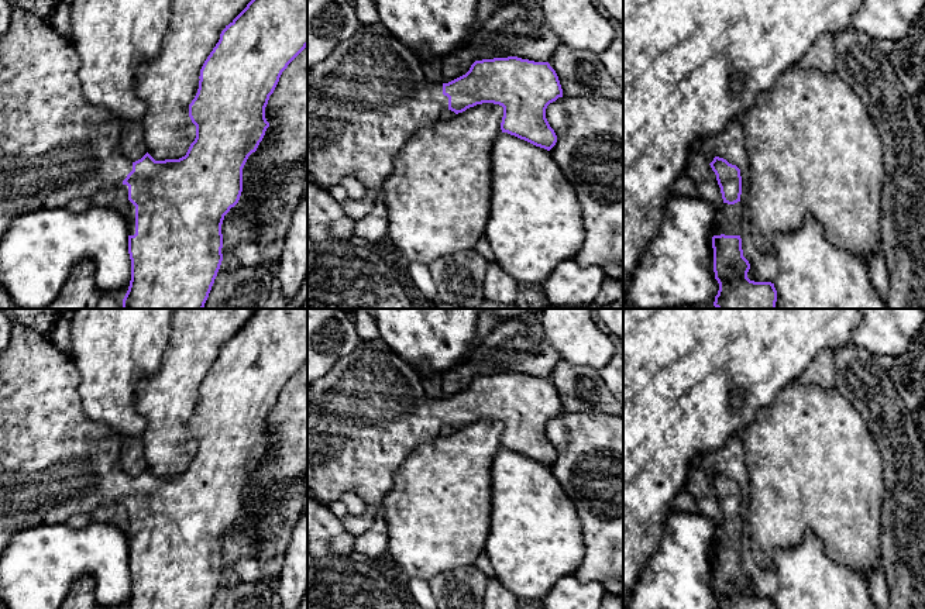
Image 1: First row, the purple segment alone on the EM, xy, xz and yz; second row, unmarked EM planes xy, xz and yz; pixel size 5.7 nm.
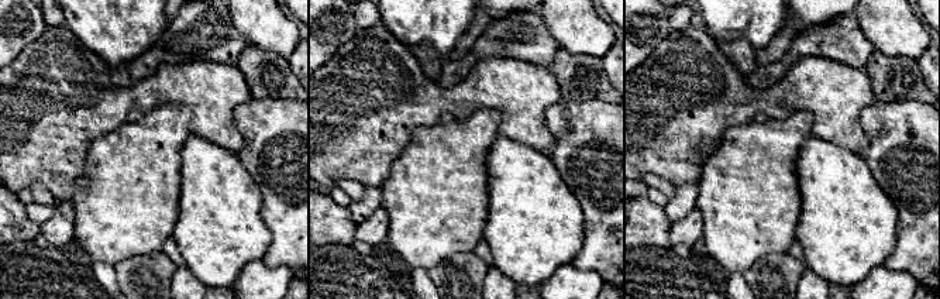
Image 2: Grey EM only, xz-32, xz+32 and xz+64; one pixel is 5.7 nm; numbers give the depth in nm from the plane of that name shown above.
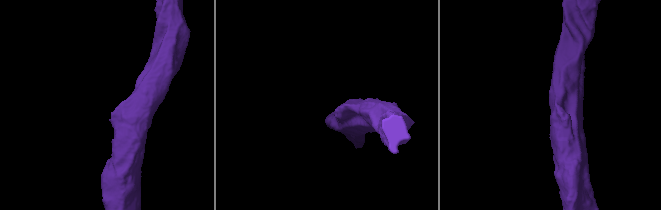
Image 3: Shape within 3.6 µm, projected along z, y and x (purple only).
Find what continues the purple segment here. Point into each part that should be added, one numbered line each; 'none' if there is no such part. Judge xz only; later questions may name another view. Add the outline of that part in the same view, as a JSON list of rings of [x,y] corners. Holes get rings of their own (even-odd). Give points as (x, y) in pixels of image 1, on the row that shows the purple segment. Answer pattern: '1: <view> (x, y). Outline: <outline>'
1: xz (365, 100). Outline: [[[381,21],[361,24],[354,35],[340,42],[323,62],[307,73],[307,178],[324,189],[340,185],[344,178],[355,178],[367,190],[378,190],[381,193],[386,178],[393,171],[402,147],[416,130],[439,121],[444,110],[448,110],[448,97],[443,94],[443,83],[431,82],[424,76],[420,58],[399,41]]]

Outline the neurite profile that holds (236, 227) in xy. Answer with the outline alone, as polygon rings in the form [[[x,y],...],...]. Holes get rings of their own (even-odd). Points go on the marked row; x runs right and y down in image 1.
[[[235,204],[230,209],[230,211],[224,216],[221,224],[223,234],[223,261],[228,265],[228,268],[235,268],[240,265],[237,257],[234,255],[234,248],[241,241],[255,238],[255,227],[251,224],[248,219],[250,209],[244,204]]]

